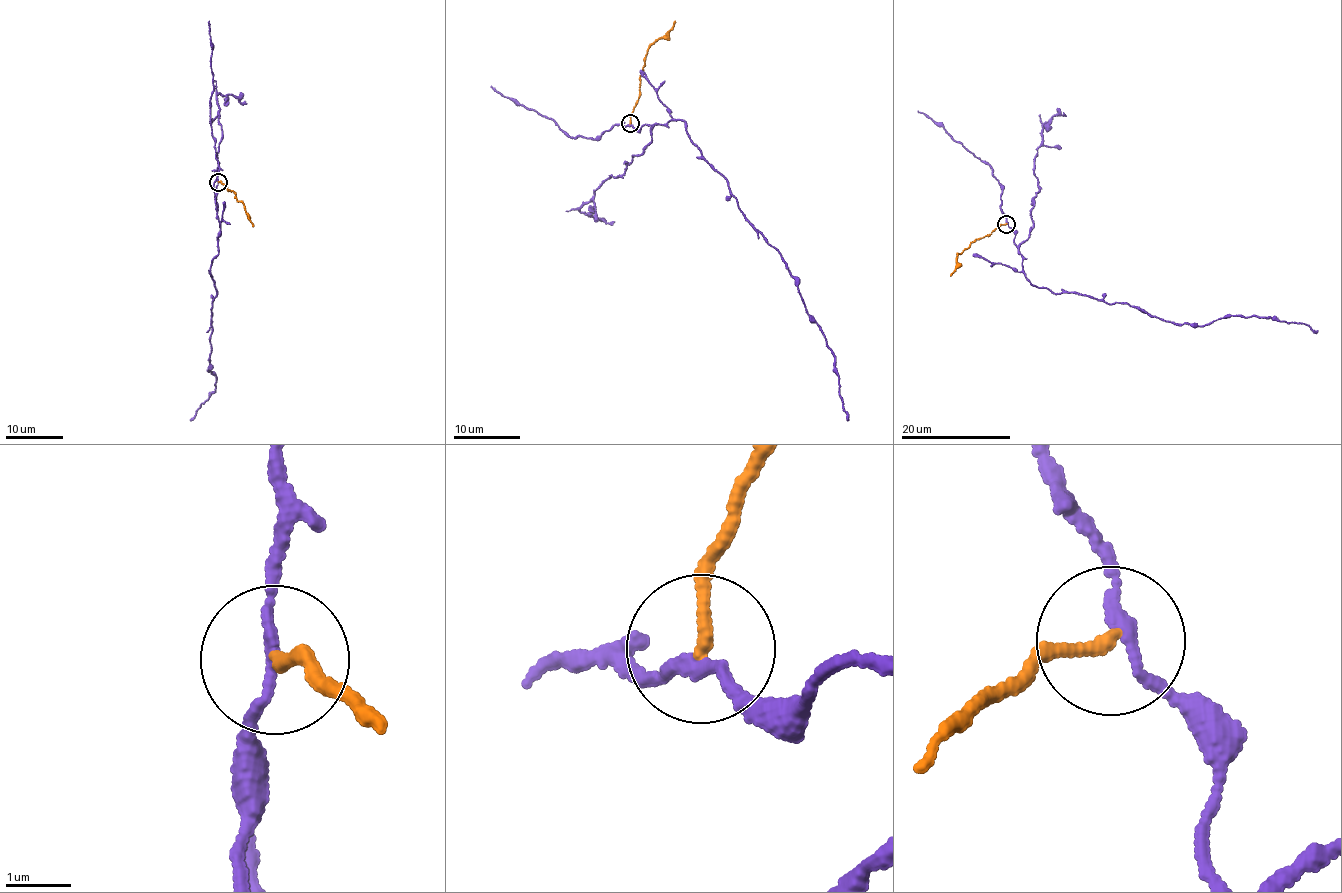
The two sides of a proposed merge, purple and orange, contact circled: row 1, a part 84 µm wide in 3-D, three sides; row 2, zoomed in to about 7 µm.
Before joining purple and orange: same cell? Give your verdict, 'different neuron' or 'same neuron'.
different neuron

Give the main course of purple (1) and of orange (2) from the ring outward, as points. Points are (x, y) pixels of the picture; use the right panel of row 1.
1: (1007, 223), (1030, 284), (1058, 294), (1075, 291), (1182, 324), (1204, 326), (1232, 315), (1307, 324), (1317, 330)
2: (1006, 223), (978, 238), (958, 253), (957, 268), (950, 276)

